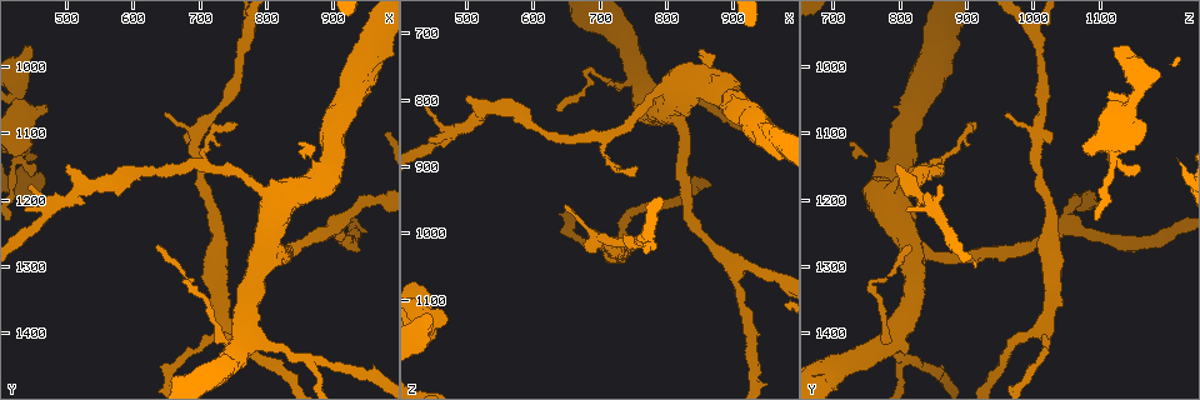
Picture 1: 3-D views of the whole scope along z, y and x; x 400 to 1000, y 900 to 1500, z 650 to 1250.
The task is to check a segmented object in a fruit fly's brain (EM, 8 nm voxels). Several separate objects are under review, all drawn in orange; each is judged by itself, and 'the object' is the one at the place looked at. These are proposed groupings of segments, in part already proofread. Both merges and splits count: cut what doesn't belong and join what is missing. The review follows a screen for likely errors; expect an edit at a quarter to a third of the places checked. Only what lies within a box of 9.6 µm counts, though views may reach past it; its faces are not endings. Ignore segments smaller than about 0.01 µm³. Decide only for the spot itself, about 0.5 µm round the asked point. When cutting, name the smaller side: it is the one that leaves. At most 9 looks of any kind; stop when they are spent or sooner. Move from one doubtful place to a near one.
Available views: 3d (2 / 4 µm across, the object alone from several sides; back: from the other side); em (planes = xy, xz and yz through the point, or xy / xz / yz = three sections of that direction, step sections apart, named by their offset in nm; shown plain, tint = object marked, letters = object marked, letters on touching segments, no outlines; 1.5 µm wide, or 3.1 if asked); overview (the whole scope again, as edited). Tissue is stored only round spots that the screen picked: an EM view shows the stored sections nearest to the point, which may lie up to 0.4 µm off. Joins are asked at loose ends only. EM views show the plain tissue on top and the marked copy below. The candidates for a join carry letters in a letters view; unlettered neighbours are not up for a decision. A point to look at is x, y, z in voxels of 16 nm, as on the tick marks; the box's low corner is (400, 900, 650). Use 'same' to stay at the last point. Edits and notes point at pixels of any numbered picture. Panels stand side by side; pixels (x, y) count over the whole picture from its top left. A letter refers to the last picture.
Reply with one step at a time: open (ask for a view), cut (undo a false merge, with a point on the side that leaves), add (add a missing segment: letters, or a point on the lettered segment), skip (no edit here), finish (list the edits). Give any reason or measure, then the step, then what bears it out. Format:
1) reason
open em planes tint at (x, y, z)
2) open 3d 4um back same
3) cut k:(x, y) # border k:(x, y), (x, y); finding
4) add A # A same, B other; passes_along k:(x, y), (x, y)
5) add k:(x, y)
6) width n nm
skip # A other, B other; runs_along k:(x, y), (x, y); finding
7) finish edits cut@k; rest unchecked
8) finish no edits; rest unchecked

an open end
open em planes letters at (755, 1085, 900)

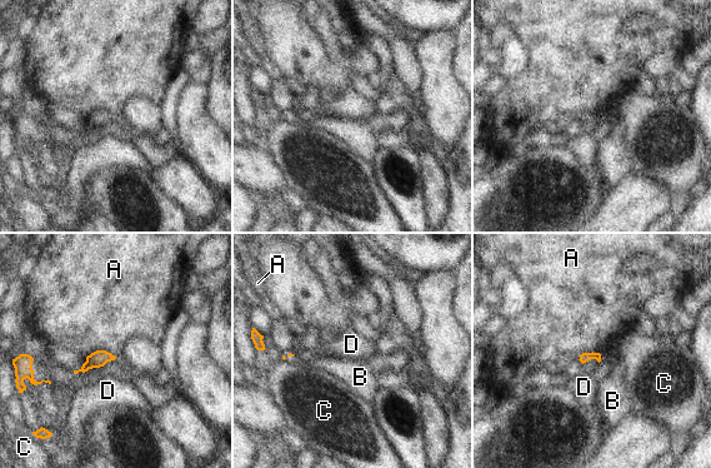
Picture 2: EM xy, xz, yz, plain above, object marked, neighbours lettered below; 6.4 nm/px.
longest_contact A 200 nm
skip # A other, B other, C other, D other; none of them fits

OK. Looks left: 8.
branch stops here
open em planes letters at (500, 1150, 790)

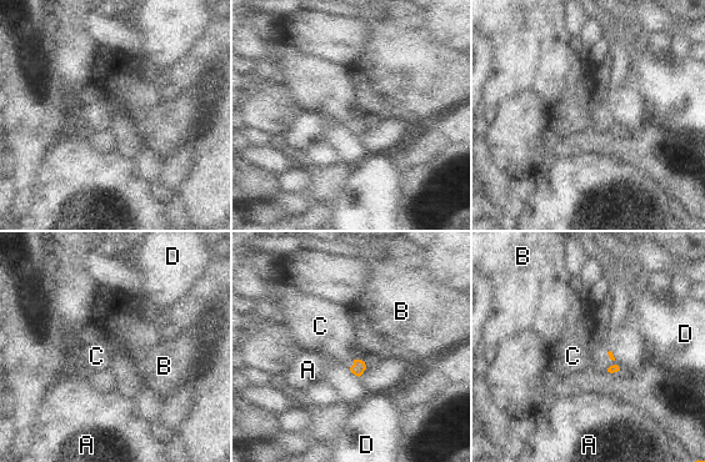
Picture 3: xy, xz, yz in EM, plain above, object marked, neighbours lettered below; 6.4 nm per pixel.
add C # A other, B other, C same, D other; passes_along 3:(359, 366), (353, 365), (331, 332); it goes on there

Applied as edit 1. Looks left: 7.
two arms in line, one across
open em xy step 8 tint at (860, 1440, 805)

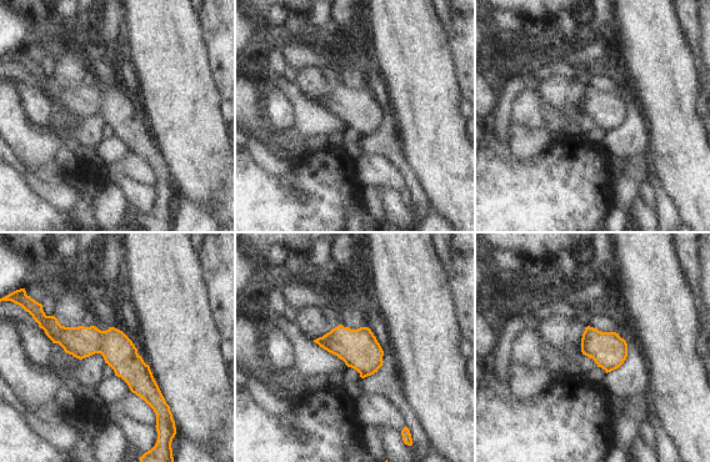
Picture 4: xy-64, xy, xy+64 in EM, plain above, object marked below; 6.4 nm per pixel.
open em planes tint same

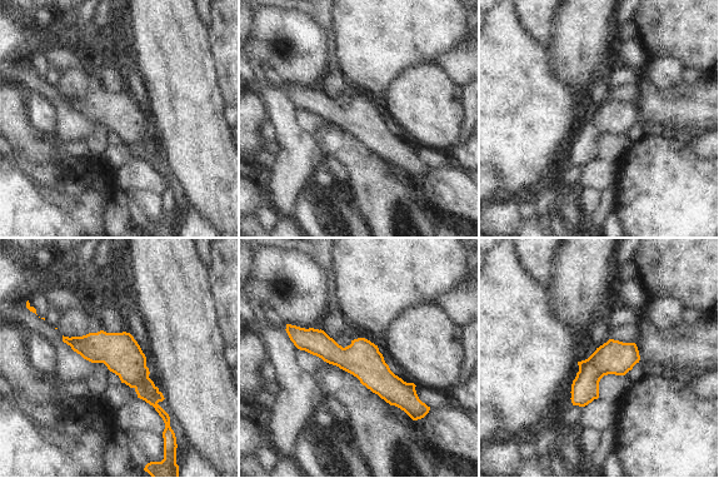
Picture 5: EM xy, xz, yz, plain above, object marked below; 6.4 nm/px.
open em planes letters same

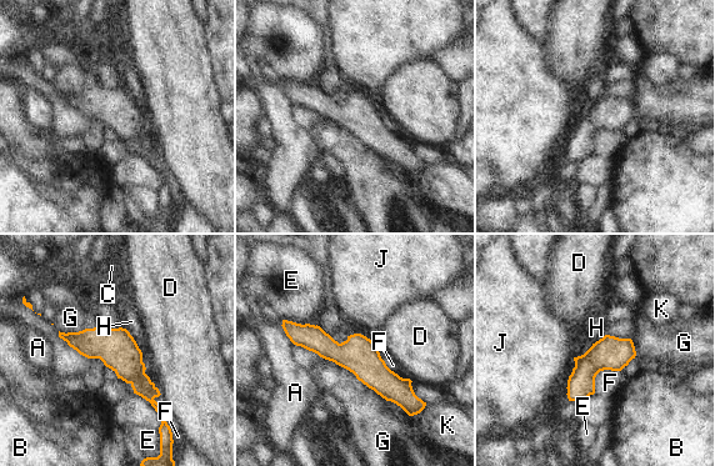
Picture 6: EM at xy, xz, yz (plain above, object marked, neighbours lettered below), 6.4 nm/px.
width 200 nm
skip # A other, B other, C other, D other, E other, F other, G other, H other, J other, K other; runs_along 6:(286, 325), (355, 354), (414, 399); all the same neuron

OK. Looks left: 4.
thick turns thin
open 3d 4um at (735, 1395, 1015)

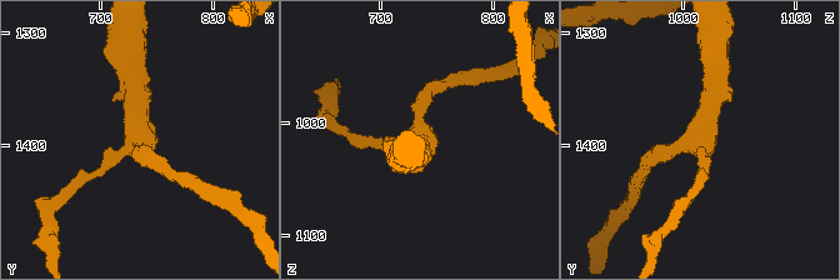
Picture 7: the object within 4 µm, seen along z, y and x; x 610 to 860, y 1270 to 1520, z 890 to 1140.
arms 3; arm_widths 170, 220, 400 nm; shape alone is not enough
open em xz step 4 tint at (734, 1392, 1012)

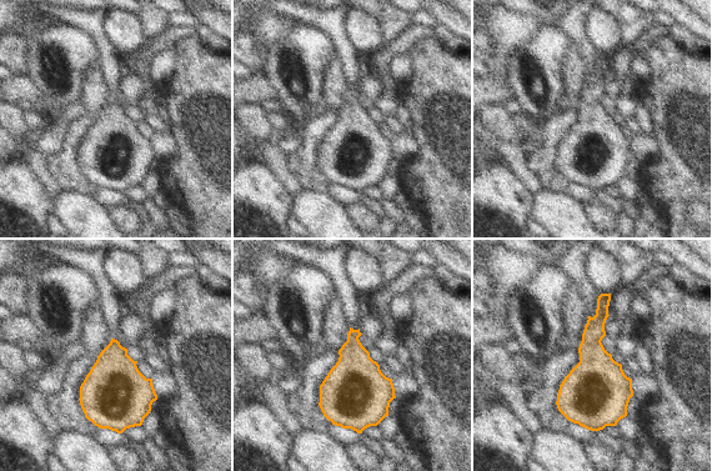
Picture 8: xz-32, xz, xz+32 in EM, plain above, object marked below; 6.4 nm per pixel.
open em planes letters same

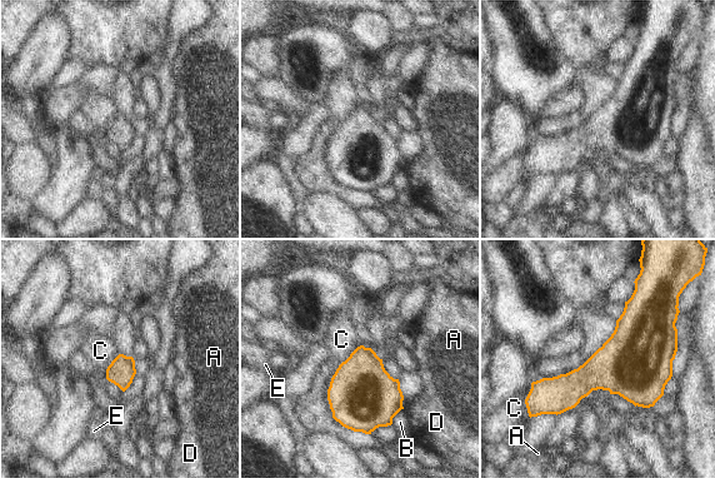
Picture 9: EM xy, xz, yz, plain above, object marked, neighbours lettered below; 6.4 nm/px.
skip # A other, B other, C other, D other, E other; border 9:(361, 344), (341, 363); one neuron here

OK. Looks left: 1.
finish edits add@3; rest unchecked

